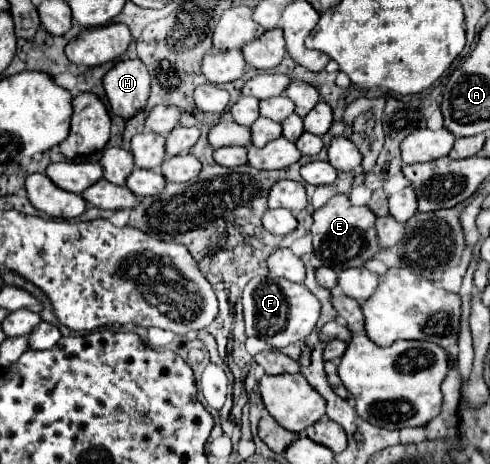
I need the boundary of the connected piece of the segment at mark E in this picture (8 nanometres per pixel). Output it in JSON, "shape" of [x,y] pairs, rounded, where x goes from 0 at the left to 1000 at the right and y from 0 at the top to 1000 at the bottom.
{"shape":[[[690,418],[673,427],[657,448],[641,453],[637,470],[641,470],[641,483],[633,491],[633,504],[637,504],[641,547],[657,560],[661,573],[678,582],[722,578],[722,573],[735,578],[743,573],[747,560],[771,547],[771,513],[763,491],[767,466],[755,457],[755,448],[718,444],[702,418]]]}

